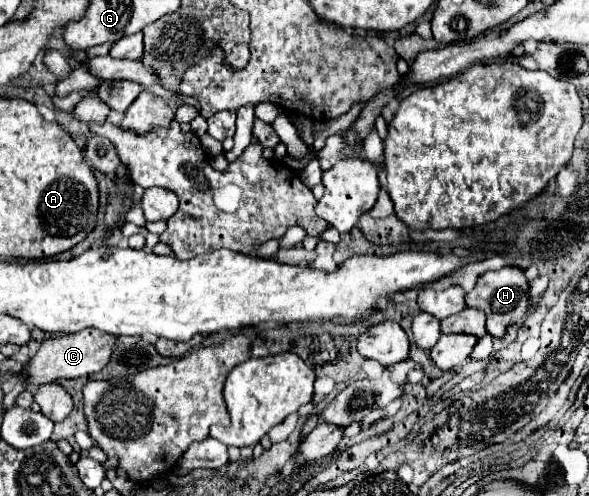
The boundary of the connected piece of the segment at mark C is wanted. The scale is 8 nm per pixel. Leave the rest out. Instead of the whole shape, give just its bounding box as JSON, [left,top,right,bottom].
[27,329,117,385]

